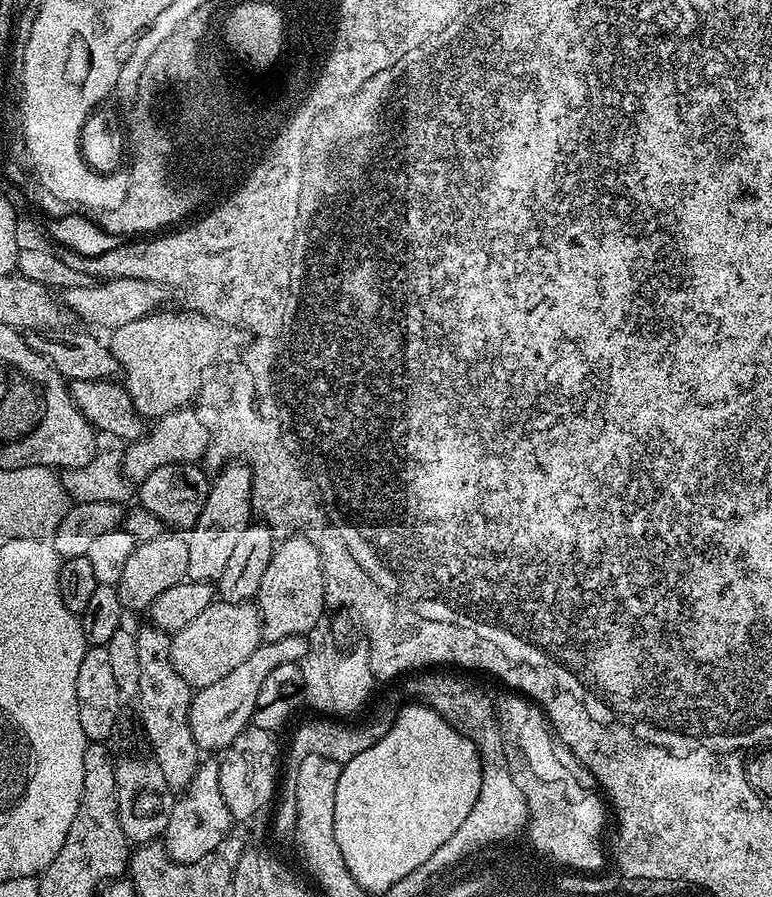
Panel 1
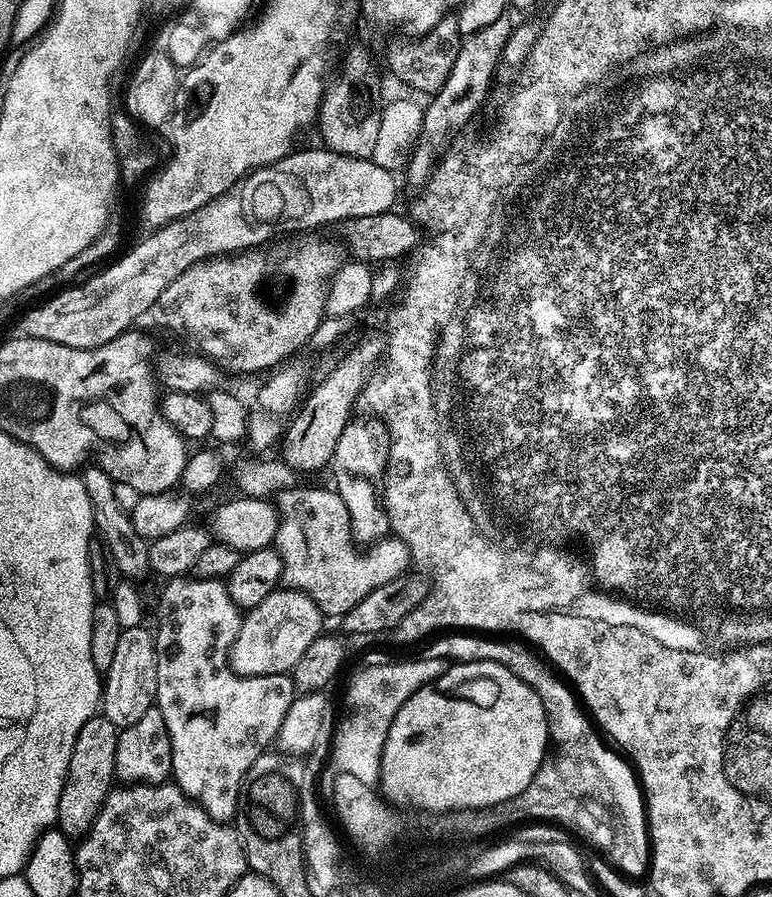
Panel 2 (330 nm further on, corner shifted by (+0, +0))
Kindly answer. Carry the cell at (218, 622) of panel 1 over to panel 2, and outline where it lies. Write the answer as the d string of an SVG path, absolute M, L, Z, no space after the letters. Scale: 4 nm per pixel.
M275 590L253 608L243 613L240 629L228 649L228 666L237 676L282 676L291 673L293 666L302 658L306 646L322 635L320 628L326 623L320 607L304 592Z

